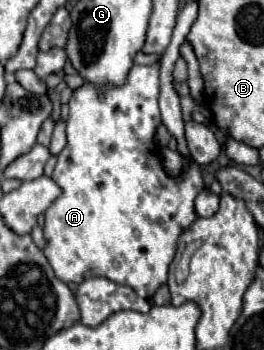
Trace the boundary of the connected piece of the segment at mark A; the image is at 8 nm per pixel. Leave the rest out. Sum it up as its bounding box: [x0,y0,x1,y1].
[45,64,205,300]

